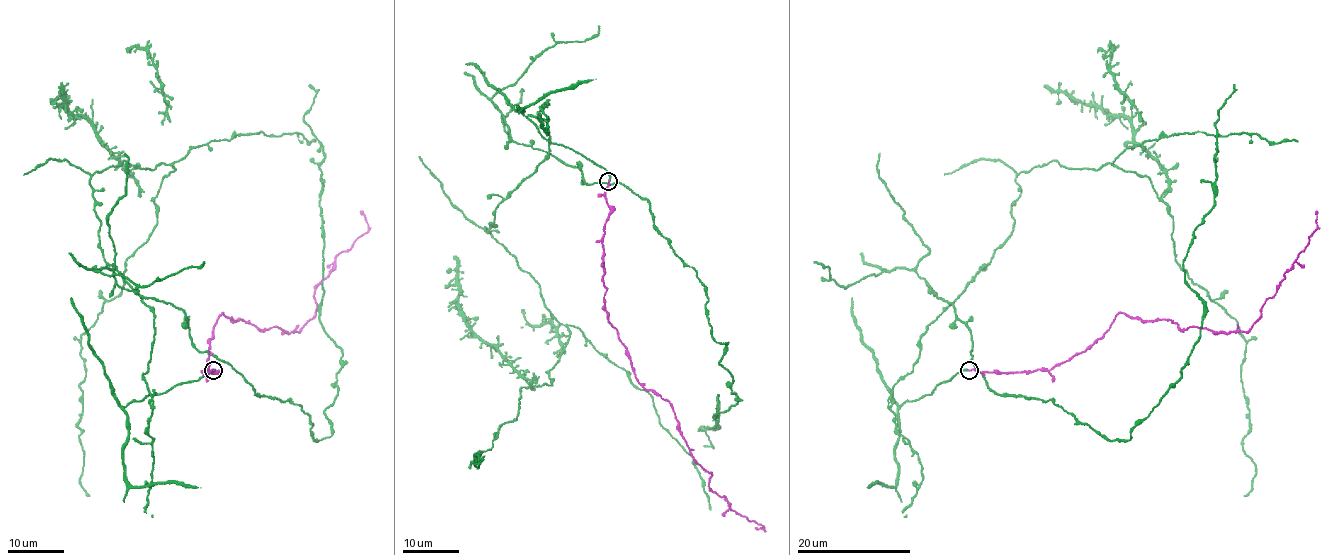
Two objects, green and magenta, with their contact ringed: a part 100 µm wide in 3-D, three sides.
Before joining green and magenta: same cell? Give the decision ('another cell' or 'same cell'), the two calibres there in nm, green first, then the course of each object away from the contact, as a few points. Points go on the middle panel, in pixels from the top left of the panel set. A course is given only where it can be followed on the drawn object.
same cell; calibres 240 and 180 nm; course green (608, 181), (519, 110), (546, 102), (548, 154), (648, 201), (694, 270), (737, 396), (704, 445); course magenta (608, 181), (604, 310), (635, 378), (670, 404), (693, 459), (711, 474), (709, 487), (762, 527), (755, 528)

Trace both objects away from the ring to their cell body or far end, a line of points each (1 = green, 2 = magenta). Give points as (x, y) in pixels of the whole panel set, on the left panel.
1: (213, 371), (132, 400), (128, 436), (152, 440), (156, 301), (329, 437), (342, 349), (319, 320), (309, 84)
2: (213, 369), (207, 371), (209, 339), (223, 313), (289, 332), (315, 314), (315, 287), (367, 230), (360, 210)

